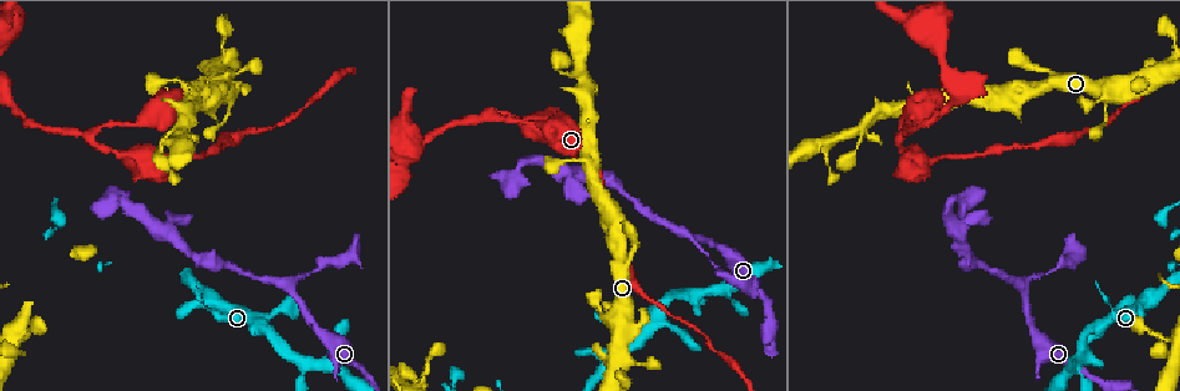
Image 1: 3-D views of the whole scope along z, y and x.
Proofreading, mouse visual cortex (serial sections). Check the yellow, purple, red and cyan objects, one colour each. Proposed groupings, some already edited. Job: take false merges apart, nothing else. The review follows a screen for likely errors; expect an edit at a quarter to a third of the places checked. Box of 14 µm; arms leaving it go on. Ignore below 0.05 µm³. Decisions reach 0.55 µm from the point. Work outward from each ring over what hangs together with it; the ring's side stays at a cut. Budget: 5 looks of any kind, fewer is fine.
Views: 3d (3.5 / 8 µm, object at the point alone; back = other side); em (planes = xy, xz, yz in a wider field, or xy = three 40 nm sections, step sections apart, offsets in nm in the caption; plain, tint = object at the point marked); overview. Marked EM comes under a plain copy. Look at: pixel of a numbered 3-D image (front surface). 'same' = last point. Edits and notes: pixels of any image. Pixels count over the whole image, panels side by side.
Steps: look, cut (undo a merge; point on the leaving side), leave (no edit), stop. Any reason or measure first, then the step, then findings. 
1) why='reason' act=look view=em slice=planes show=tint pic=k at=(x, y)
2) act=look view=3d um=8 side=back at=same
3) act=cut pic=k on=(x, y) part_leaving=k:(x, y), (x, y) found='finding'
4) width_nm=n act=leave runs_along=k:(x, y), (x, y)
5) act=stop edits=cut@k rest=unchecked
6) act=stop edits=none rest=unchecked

act=look view=3d um=3.5 pic=1 at=(235, 74)

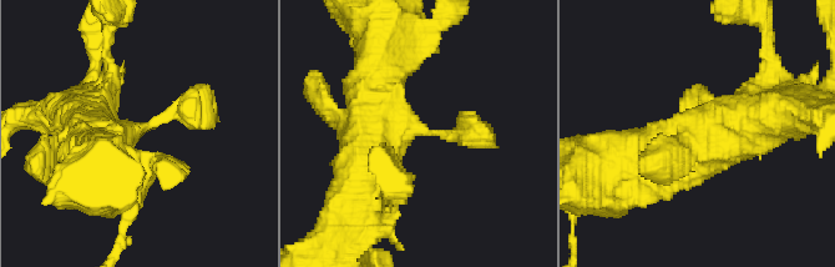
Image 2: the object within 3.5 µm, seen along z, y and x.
act=look view=em slice=xy step=3 show=tint pic=2 at=(411, 127)

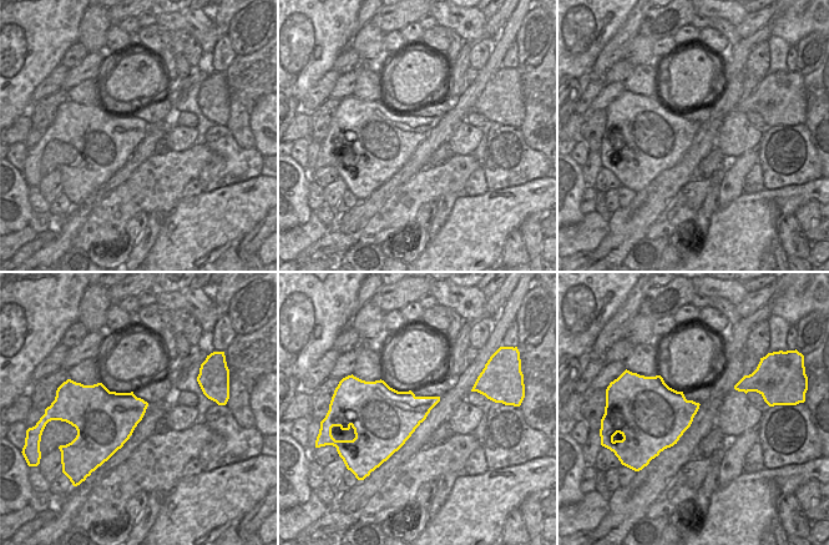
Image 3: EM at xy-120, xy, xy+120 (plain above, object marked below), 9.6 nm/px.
act=leave found='continuous, no second cell'

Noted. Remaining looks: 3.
why='two arms in line, one across' act=look view=3d um=3.5 pic=1 at=(1020, 91)

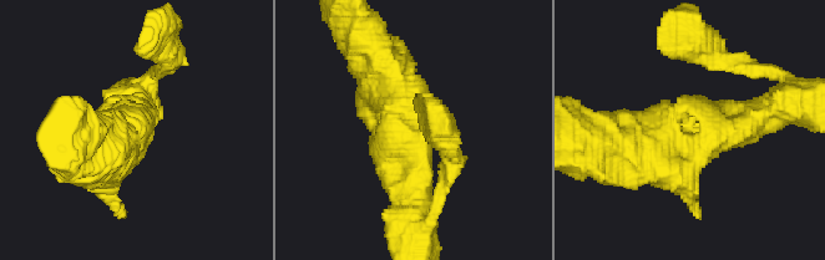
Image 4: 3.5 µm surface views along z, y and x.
why='need the tissue' act=look view=em slice=xy step=1 show=tint pic=4 at=(414, 131)

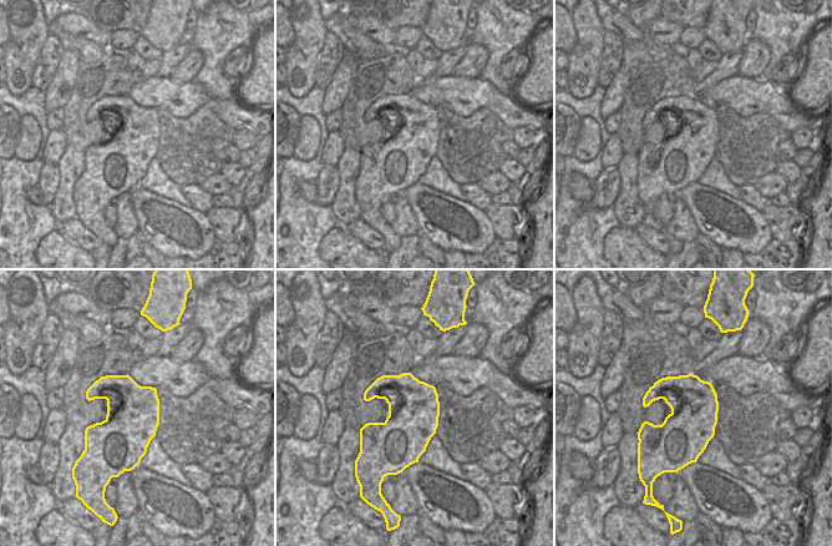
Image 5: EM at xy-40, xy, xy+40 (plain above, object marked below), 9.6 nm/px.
act=leave runs_along=4:(415, 210), (411, 111), (381, 64) found='continuous, no second cell'

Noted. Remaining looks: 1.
act=stop edits=none rest=unchecked

